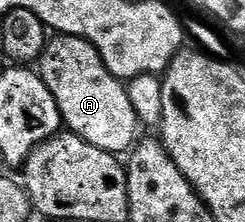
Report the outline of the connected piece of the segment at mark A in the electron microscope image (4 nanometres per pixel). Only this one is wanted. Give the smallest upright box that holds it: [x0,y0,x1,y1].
[39,35,139,154]

